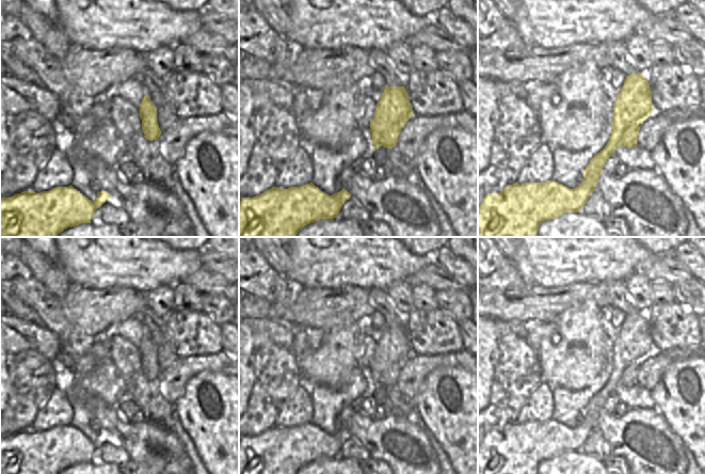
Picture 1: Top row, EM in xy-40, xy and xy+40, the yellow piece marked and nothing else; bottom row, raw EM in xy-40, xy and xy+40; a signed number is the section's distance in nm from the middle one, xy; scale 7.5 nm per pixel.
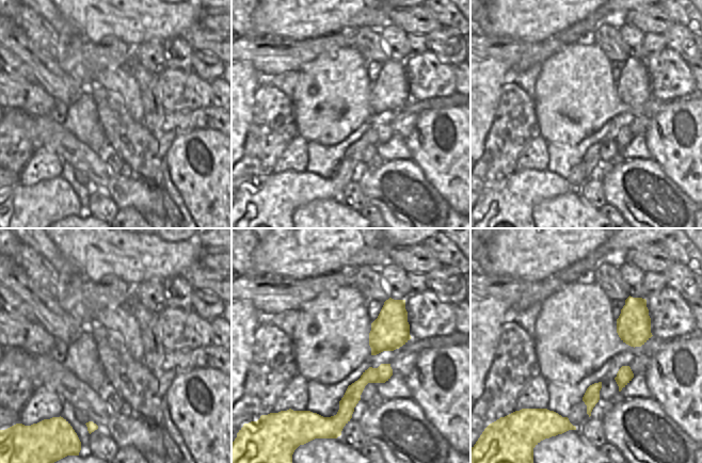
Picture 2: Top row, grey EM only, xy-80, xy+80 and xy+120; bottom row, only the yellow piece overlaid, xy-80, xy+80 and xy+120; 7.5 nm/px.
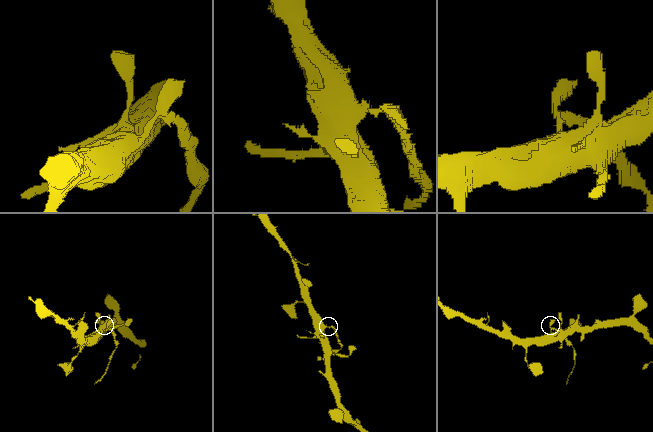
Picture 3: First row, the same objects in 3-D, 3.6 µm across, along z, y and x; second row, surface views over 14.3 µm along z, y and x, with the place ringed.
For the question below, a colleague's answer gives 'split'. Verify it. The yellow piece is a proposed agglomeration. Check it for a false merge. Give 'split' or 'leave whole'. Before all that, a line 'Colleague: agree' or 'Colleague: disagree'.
Colleague: agree
split

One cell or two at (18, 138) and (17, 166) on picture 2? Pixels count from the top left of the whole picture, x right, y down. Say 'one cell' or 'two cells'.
one cell

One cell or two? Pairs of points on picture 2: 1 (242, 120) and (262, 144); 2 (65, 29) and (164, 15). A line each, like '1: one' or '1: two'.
1: two
2: two

